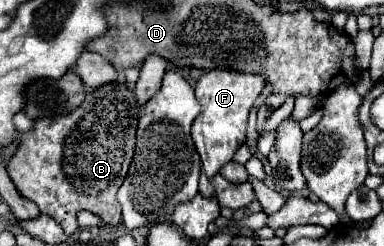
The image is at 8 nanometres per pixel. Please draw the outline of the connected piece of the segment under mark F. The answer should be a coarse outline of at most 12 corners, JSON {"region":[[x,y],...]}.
{"region":[[207,70],[191,136],[213,178],[245,142],[263,74]]}

